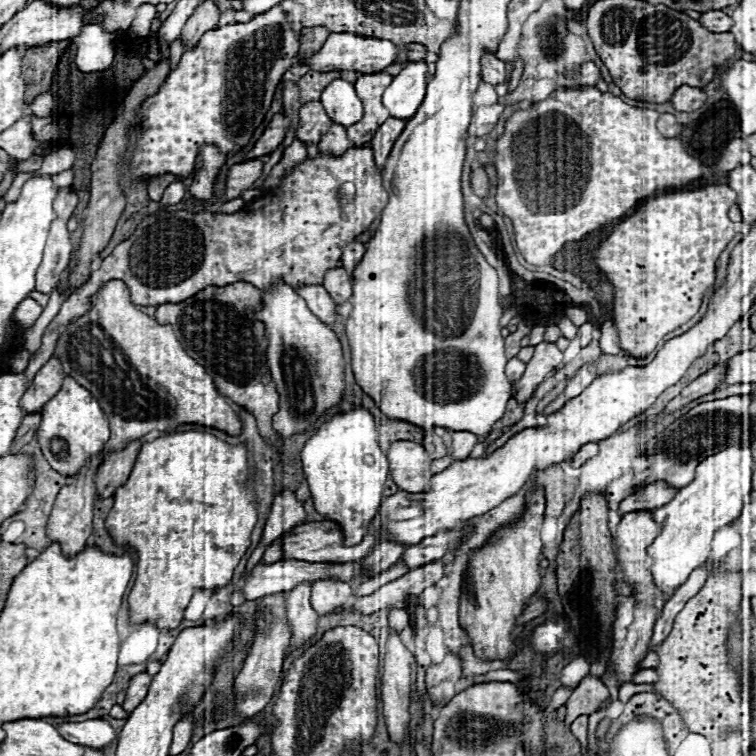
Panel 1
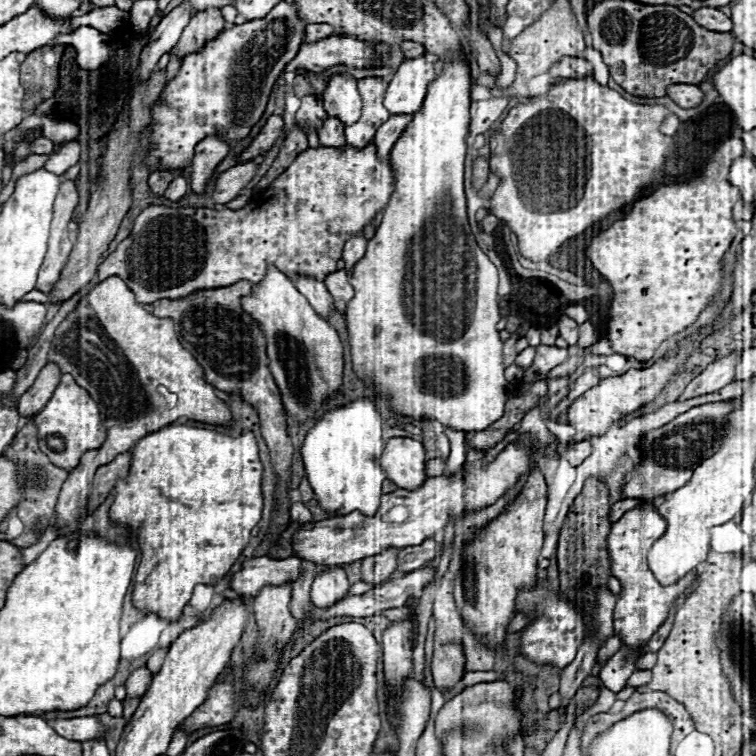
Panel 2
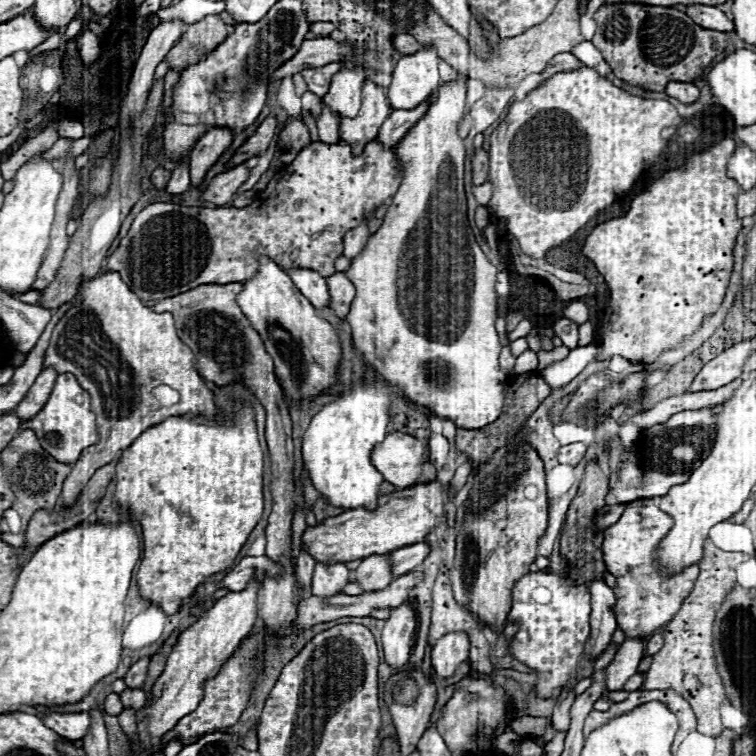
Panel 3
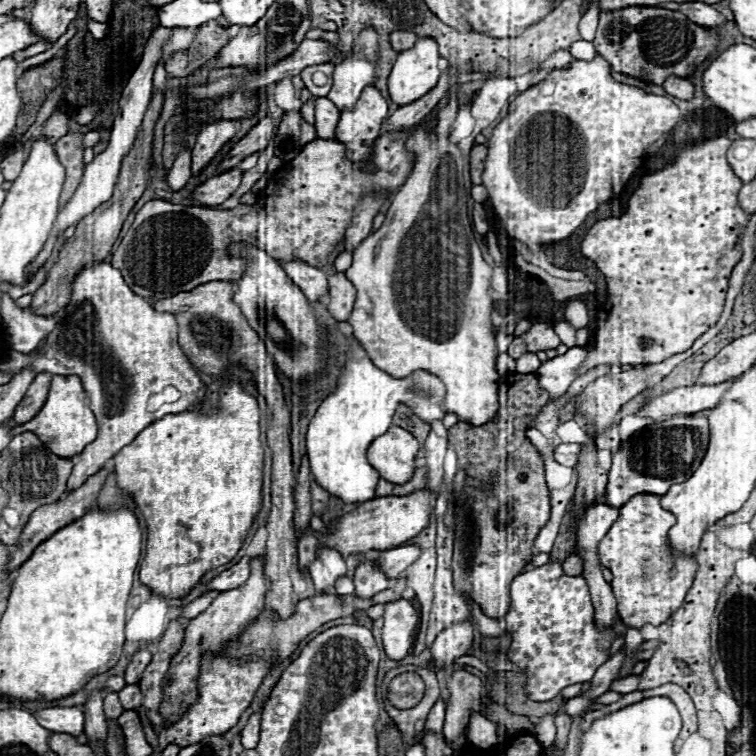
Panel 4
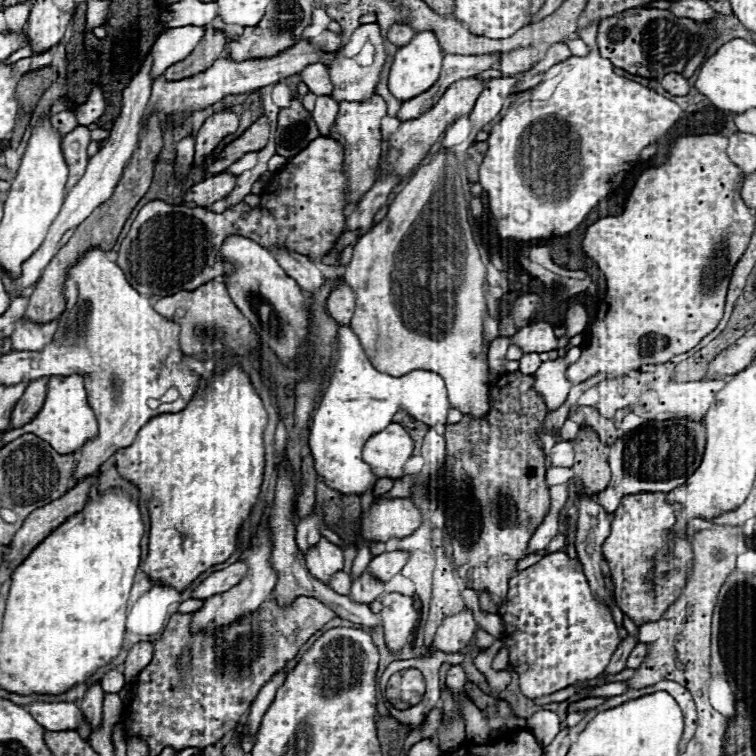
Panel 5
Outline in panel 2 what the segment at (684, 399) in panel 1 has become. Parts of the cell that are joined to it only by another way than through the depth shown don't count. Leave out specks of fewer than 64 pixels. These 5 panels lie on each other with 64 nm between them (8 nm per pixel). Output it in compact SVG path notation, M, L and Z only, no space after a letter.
M732 352L726 358L720 358L712 364L708 364L708 368L704 372L700 372L682 392L682 396L678 398L680 402L684 398L696 398L696 394L710 394L716 392L720 388L724 388L726 384L732 382L734 378L734 368L736 362L740 360L740 352Z

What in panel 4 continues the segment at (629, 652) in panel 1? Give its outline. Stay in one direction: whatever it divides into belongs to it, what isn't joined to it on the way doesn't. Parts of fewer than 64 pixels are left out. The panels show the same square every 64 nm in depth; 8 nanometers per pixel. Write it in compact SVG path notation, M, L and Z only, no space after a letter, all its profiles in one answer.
M638 494L630 498L622 508L618 520L598 544L602 566L612 574L612 590L618 600L618 616L628 628L640 630L646 624L664 624L684 602L690 590L696 570L690 570L690 584L668 584L672 580L674 558L668 550L668 530L676 524L676 518L660 506L660 496Z

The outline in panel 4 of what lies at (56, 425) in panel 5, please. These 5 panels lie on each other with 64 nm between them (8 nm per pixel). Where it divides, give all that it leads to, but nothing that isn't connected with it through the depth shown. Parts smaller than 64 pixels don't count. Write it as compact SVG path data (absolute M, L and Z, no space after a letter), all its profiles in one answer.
M54 376L50 394L46 398L46 404L42 410L26 424L20 424L12 430L12 434L22 434L22 432L34 432L44 446L48 446L54 454L60 454L60 458L74 458L84 450L84 446L92 444L96 440L96 420L90 410L88 396L82 388L82 382L78 376Z

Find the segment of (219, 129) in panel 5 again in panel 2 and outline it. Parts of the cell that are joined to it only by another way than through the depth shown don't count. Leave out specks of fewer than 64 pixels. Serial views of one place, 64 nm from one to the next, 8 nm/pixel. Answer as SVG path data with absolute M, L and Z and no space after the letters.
M204 138L196 146L196 154L190 166L190 188L196 194L204 194L208 188L208 182L216 170L216 166L226 158L228 154L228 144L222 142L220 138Z

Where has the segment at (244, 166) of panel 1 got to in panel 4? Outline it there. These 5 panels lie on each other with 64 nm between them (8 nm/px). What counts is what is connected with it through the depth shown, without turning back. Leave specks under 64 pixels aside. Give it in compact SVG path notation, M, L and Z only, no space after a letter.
M234 168L230 172L224 172L220 176L214 176L210 180L206 180L204 184L200 184L196 190L194 190L194 200L198 200L200 204L204 206L216 206L216 204L222 204L224 200L228 200L236 188L240 186L240 180L242 180L242 170Z

